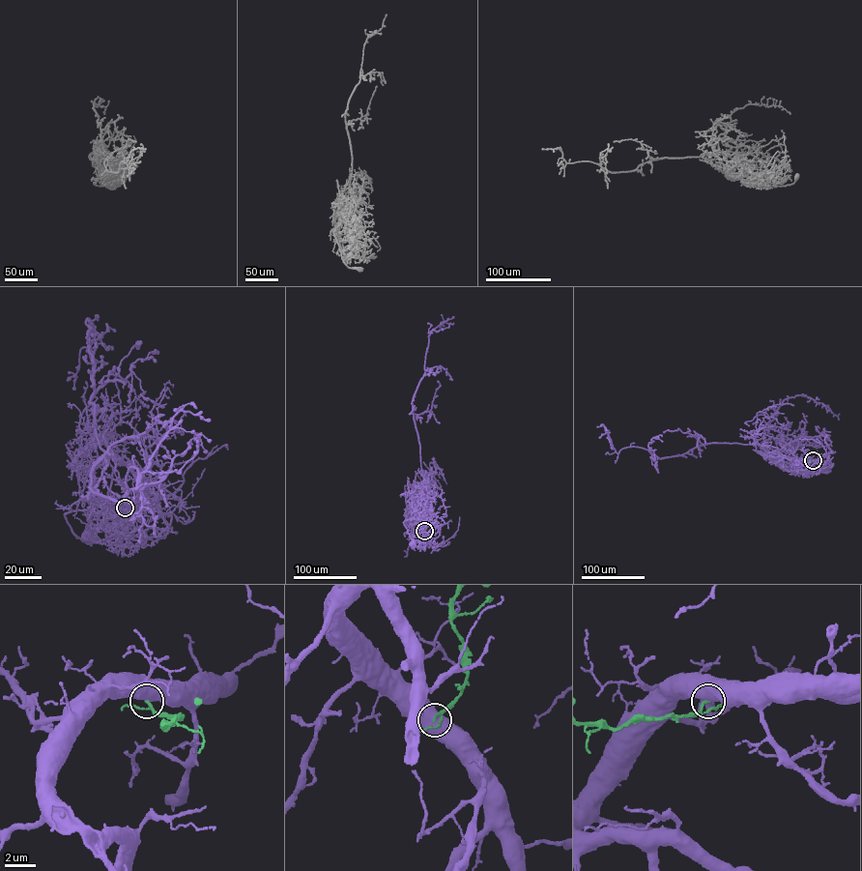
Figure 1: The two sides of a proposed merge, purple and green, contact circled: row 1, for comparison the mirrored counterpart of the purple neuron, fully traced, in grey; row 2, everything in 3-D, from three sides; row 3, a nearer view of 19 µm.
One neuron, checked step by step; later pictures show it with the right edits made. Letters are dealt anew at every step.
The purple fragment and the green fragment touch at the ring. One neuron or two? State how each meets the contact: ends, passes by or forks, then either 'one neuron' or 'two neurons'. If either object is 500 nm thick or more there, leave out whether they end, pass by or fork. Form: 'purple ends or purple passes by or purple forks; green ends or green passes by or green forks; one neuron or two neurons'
two neurons

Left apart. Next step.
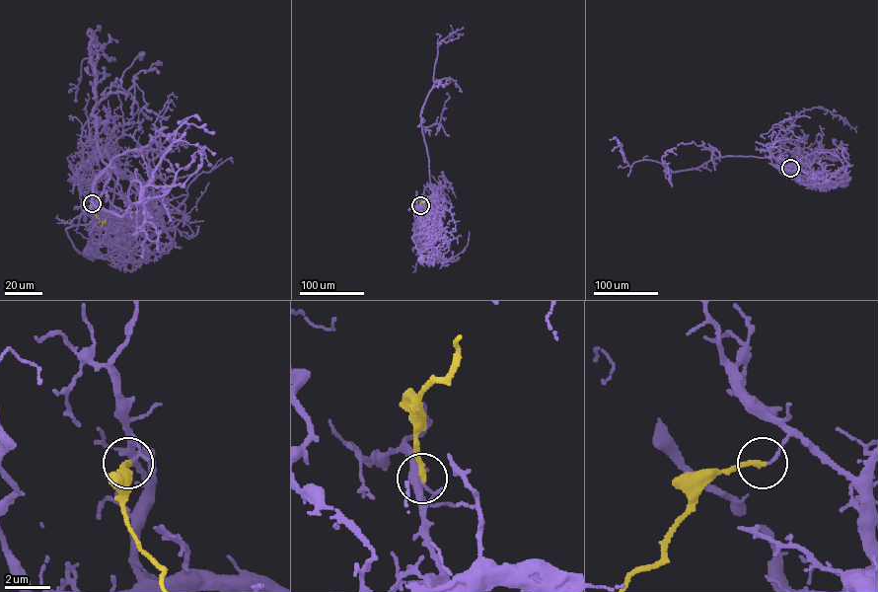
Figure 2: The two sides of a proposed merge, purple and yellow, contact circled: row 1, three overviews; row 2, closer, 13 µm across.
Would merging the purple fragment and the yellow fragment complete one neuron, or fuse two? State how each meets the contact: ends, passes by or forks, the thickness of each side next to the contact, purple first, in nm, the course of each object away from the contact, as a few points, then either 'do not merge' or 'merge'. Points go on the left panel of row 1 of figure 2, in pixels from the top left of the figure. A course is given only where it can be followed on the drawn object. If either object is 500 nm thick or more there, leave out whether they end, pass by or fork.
purple ends | yellow ends | 120/260 nm | purple via (92, 203), (94, 212), (121, 218), (140, 193), (122, 176), (107, 224), (66, 230), (79, 252), (90, 255) | yellow via (92, 203), (97, 217), (104, 221) | do not merge

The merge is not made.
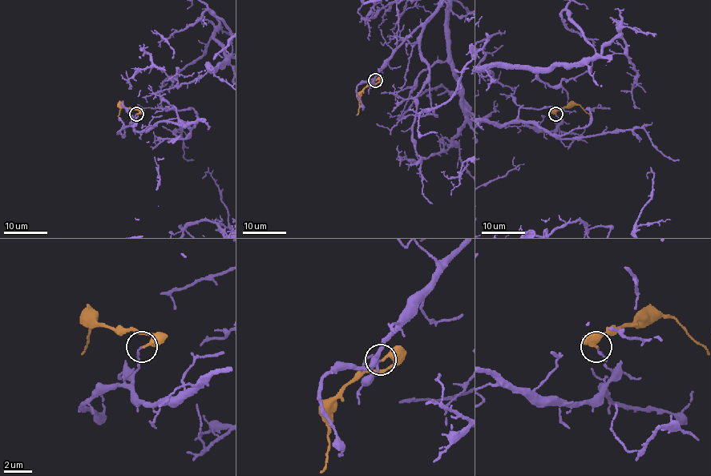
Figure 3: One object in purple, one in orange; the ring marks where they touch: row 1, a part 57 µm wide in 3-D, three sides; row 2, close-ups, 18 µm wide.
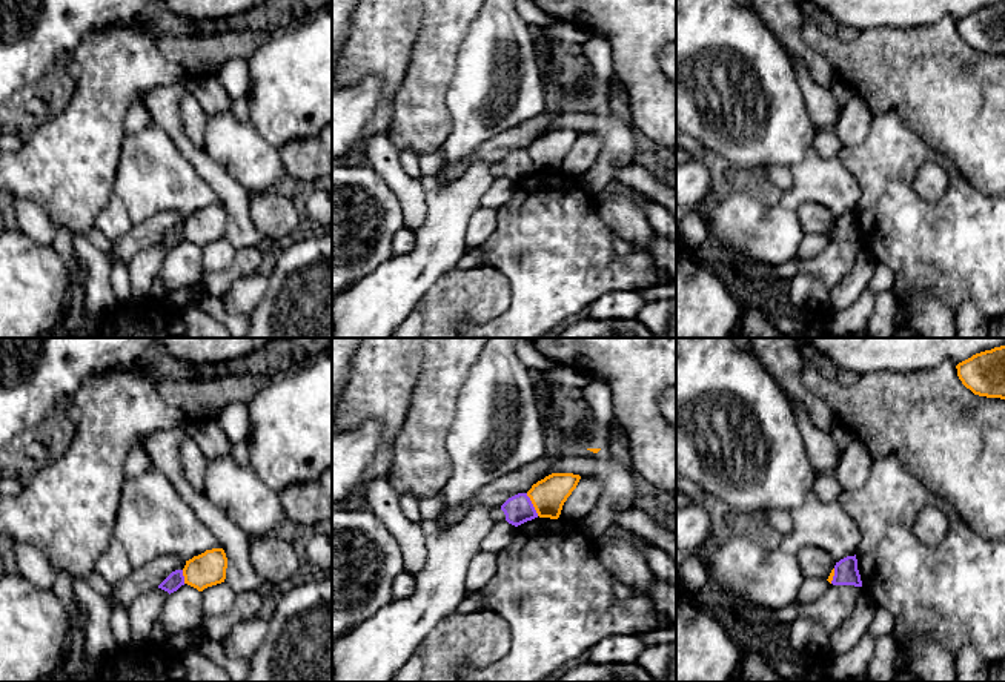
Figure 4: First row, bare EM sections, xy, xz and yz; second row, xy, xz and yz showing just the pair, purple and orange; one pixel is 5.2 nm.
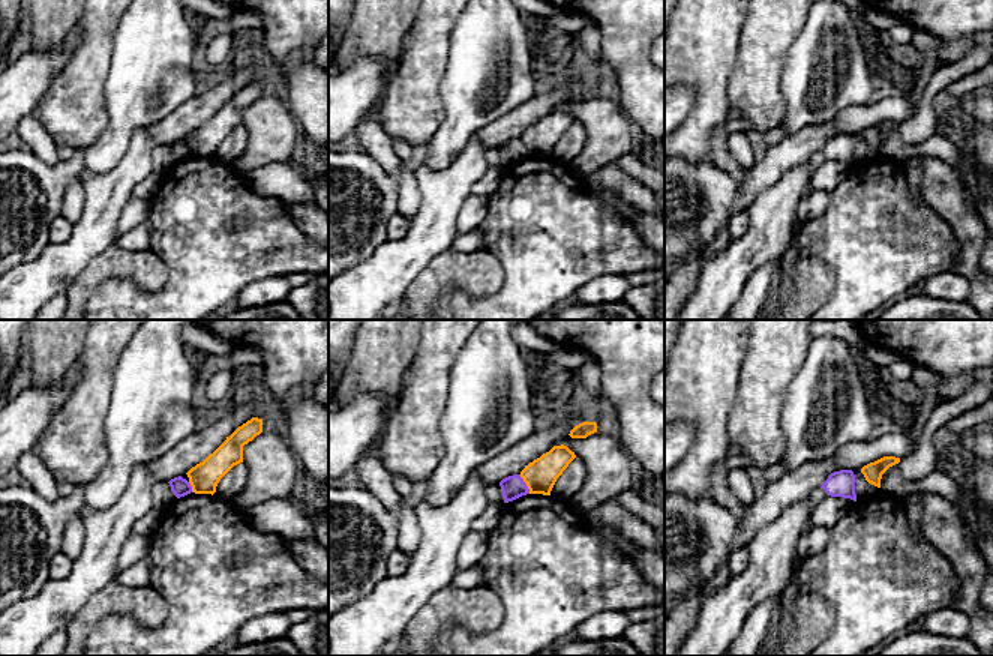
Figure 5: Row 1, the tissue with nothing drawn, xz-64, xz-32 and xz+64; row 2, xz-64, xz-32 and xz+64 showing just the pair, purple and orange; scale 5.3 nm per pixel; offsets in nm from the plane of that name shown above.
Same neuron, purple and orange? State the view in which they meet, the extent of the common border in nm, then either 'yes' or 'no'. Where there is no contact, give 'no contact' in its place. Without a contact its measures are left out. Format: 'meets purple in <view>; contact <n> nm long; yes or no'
meets purple in xz; contact 140 nm long; no

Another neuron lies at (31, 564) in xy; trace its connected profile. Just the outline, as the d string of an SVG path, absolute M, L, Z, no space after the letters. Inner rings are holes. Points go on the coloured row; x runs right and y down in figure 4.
M11 539L14 547L17 573L32 582L37 588L51 590L55 582L55 571L48 558L29 544Z

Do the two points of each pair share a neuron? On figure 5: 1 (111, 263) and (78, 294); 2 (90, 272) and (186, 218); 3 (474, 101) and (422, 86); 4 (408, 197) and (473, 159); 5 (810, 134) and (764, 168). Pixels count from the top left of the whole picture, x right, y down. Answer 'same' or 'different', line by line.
1: same
2: different
3: different
4: different
5: same

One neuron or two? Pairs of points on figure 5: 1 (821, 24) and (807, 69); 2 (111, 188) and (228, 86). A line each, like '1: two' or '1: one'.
1: one
2: two

